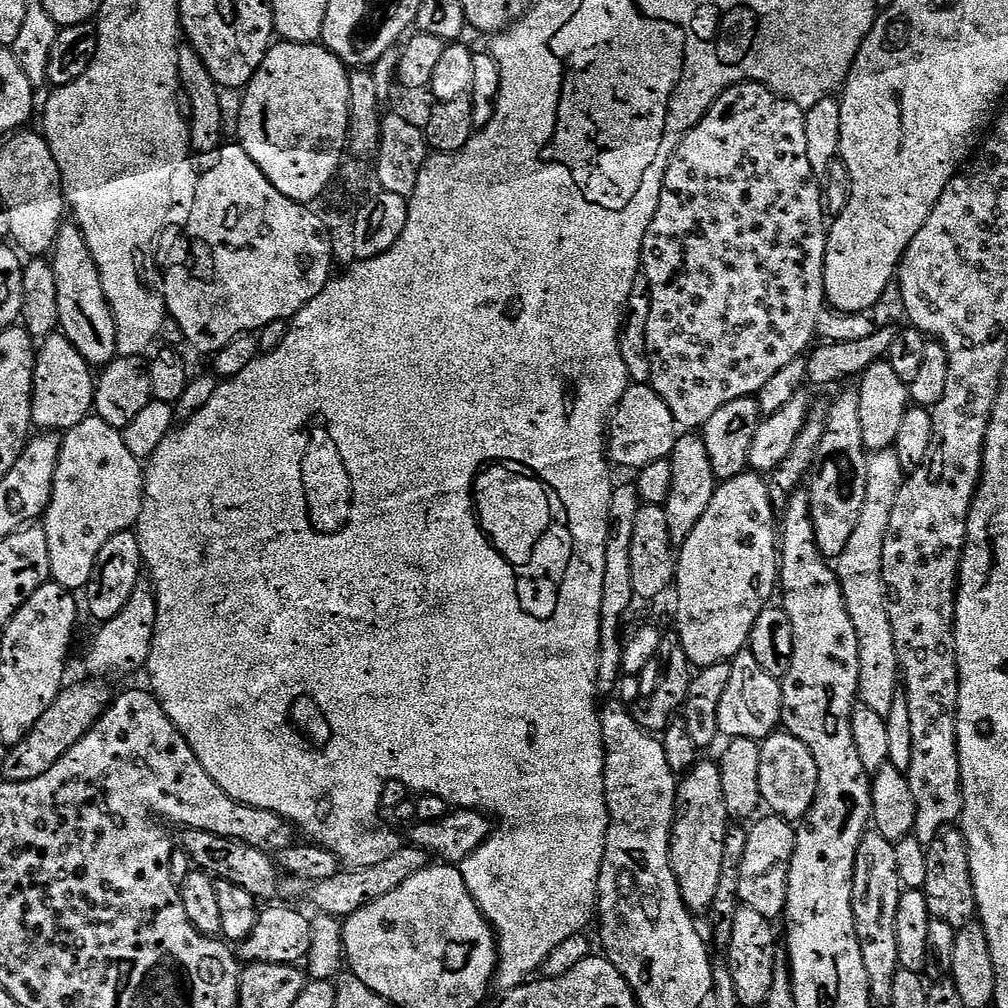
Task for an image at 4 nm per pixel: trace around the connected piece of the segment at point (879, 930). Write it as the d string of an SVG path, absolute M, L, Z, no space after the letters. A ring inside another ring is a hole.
M874 830L865 833L856 851L852 909L872 998L877 1005L891 1005L894 978L901 968L898 958L897 914L903 891L901 878L898 877L895 843L882 838L880 833Z

